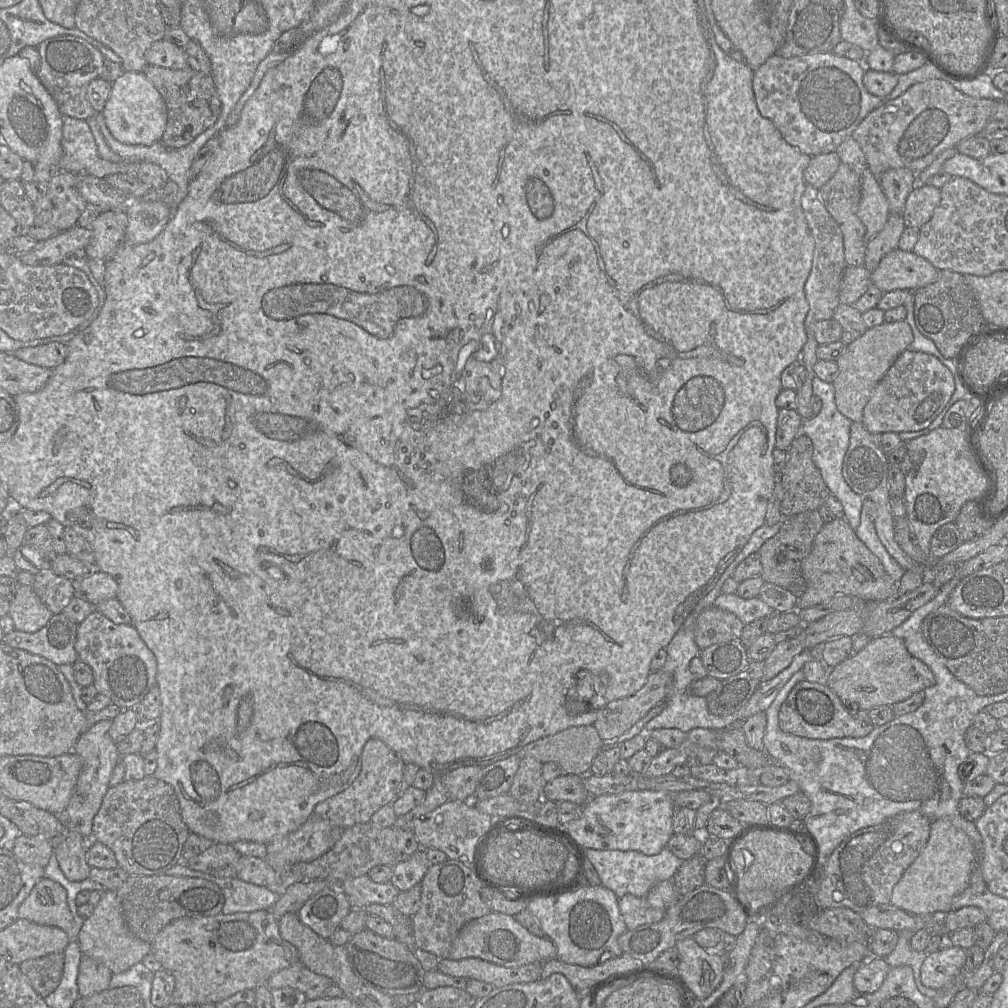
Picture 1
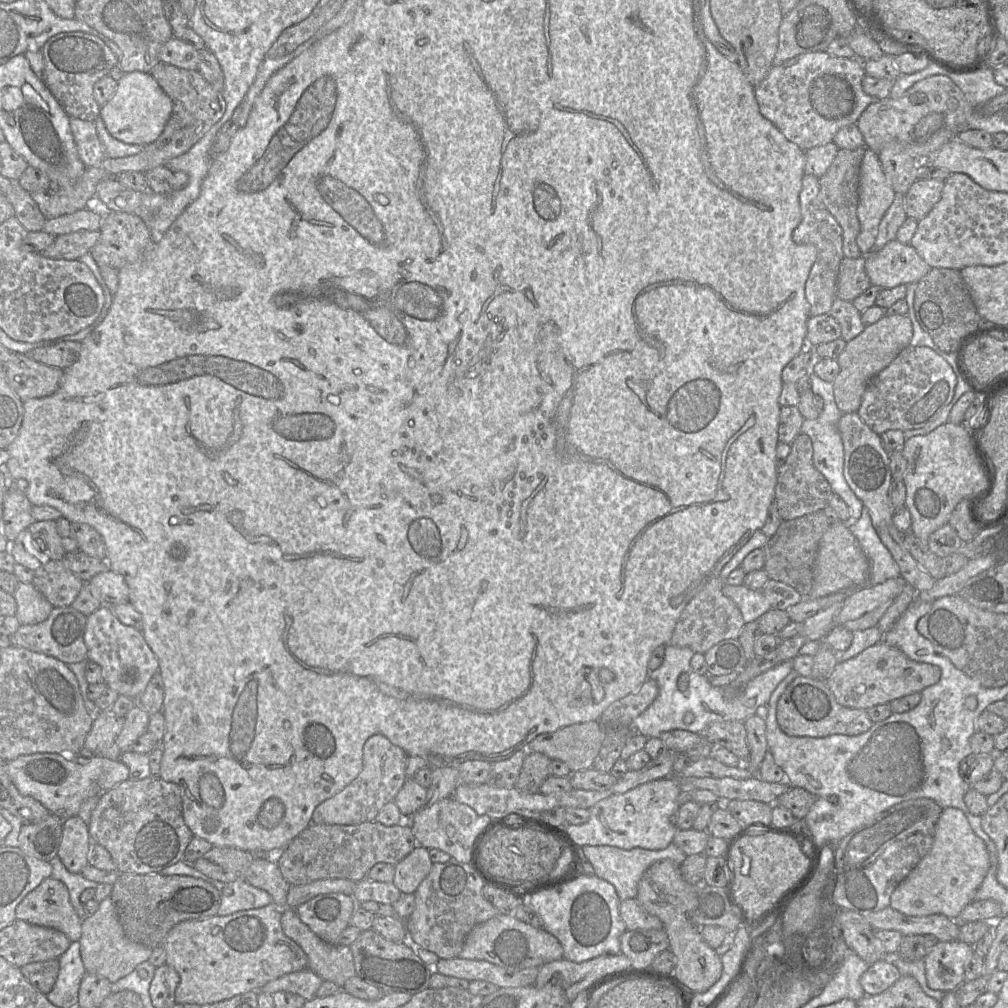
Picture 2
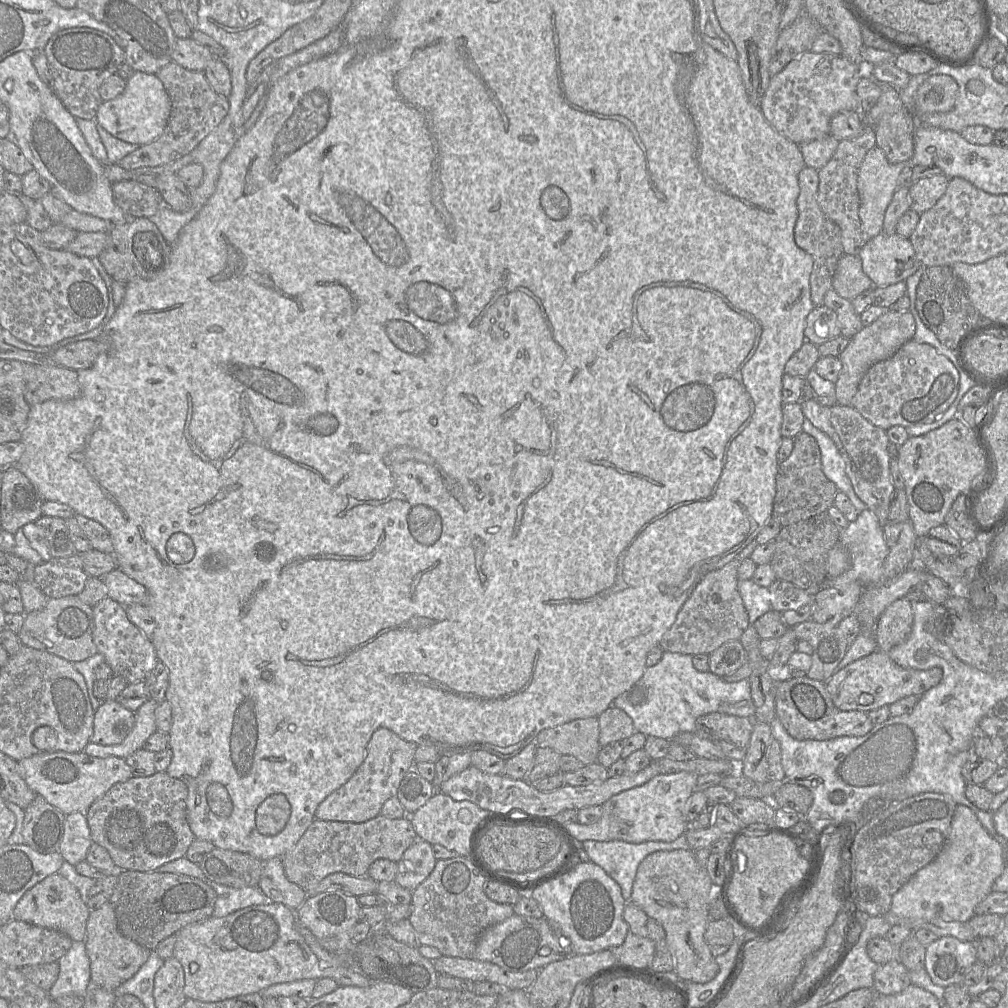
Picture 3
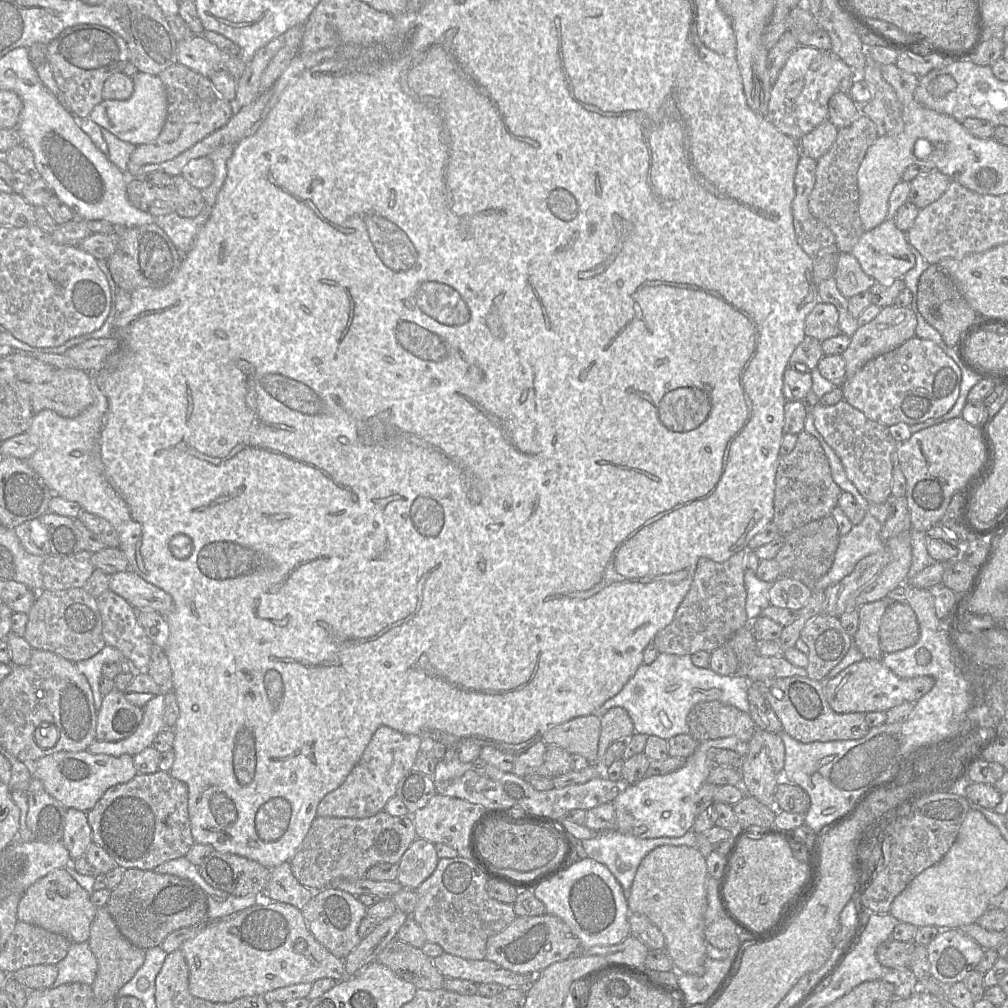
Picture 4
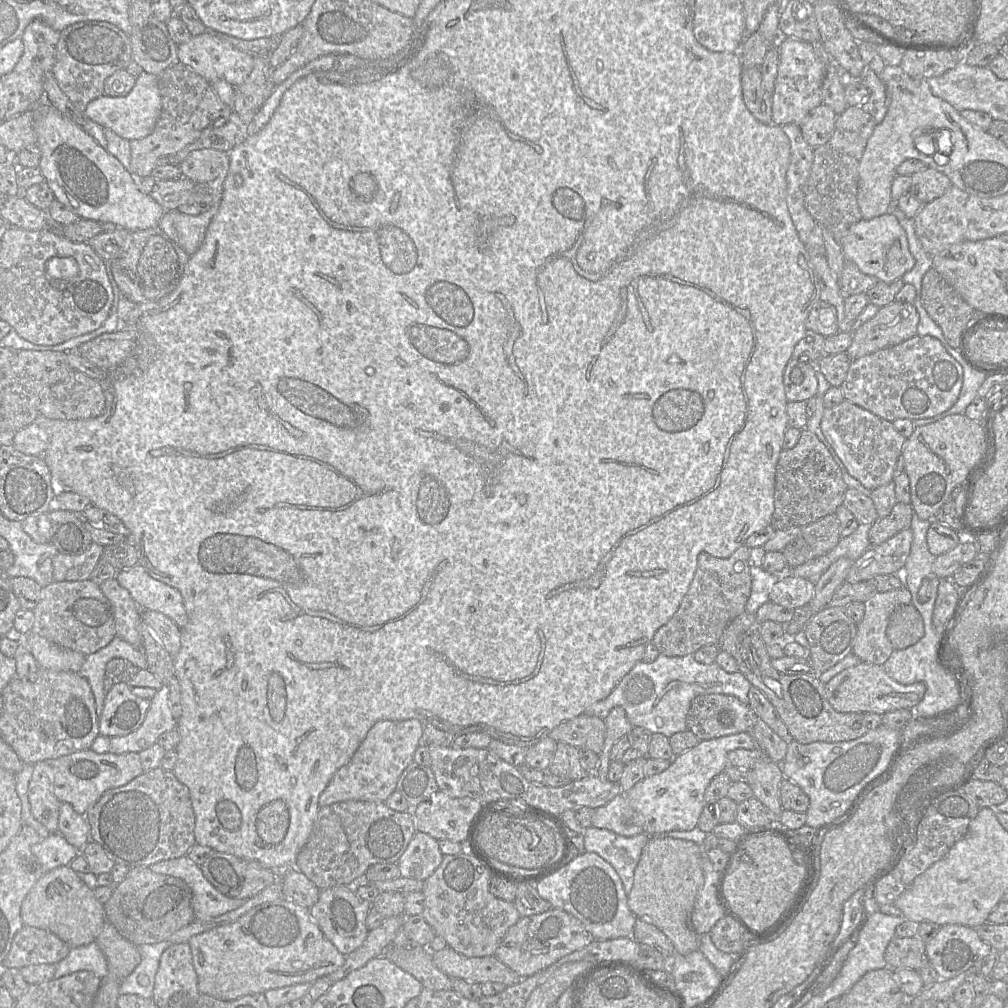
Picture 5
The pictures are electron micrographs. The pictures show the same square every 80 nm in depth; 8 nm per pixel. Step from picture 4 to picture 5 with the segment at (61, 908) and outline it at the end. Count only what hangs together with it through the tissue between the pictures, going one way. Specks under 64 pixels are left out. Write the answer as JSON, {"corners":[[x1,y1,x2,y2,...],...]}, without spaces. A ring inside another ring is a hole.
{"corners":[[69,865,54,868,37,880,22,901,21,919,24,925,54,933,70,948,95,942,106,922,104,905]]}

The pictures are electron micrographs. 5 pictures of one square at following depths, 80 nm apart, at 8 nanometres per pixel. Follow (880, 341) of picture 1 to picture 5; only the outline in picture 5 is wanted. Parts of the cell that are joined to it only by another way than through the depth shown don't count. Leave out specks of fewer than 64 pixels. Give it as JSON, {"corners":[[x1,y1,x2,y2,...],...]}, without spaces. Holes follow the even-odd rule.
{"corners":[[893,301,883,307,857,330,846,350,850,360,897,345,917,335,919,315,913,304]]}

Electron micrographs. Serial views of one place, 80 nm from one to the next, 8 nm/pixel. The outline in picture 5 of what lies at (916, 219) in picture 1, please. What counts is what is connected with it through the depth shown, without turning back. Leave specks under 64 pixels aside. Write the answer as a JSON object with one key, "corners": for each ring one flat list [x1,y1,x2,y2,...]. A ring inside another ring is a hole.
{"corners":[[926,167,911,175,909,192,922,204,928,204,941,197,951,185,951,180,945,174]]}

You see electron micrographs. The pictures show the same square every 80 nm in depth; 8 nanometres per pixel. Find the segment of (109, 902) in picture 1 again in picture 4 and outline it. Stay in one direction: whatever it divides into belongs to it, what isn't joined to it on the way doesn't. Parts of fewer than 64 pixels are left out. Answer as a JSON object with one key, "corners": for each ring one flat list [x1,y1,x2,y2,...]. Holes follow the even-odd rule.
{"corners":[[106,907,97,908,90,926,89,947,95,956,98,969,91,985,94,1000,106,1002,117,999,118,991,129,982,145,961,145,950,132,945,119,932]]}

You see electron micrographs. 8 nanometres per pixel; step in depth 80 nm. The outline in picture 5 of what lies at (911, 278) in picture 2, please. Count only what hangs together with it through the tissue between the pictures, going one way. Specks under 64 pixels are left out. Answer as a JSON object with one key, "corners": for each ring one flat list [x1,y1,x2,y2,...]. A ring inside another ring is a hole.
{"corners":[[890,213,868,220,861,219,849,228,839,244,846,260,853,262,862,273,875,276,886,283,901,279,915,265,906,232,898,219]]}

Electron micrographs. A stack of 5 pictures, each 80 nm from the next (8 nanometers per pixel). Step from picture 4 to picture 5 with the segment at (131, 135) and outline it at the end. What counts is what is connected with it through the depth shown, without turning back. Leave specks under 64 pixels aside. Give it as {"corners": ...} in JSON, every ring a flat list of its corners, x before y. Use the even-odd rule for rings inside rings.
{"corners":[[142,72,136,77,132,90,125,96,102,95,90,101,84,114,86,118,100,124,103,128,112,129,117,135,127,140,144,138,149,135,161,112,161,96,158,76]]}

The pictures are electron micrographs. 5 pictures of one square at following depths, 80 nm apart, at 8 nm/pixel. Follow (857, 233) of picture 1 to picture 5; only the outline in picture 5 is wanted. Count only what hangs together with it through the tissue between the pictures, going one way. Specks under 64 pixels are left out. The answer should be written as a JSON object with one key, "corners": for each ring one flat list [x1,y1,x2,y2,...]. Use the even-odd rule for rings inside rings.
{"corners":[[848,106,837,116,831,138,813,149,814,159,804,197,805,207,838,243,849,228,862,219,857,201,859,164,875,126,874,118,860,106]]}

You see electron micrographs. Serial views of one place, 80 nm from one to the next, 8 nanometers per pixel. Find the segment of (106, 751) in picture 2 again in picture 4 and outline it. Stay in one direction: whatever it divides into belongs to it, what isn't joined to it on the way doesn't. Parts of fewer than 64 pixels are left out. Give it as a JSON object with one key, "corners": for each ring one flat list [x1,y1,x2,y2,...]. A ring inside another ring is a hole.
{"corners":[[114,689,103,697,101,708,97,713,96,740,118,741,132,735,143,718,143,708,130,703,123,692]]}

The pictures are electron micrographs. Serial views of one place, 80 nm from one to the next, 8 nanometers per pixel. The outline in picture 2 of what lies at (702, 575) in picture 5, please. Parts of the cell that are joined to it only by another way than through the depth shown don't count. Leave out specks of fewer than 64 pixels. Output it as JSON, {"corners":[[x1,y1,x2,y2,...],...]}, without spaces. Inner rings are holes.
{"corners":[[712,578,686,605,675,626,668,644,687,647,698,653,705,653,714,645,726,639,738,639,745,625,738,606,723,594,726,581]]}

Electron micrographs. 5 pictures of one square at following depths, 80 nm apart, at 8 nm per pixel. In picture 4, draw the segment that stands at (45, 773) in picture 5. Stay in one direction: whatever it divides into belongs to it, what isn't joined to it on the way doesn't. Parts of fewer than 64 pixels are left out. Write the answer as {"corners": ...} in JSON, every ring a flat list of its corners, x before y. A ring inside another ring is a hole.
{"corners":[[32,777,26,792,26,825,32,839,42,842,62,841,66,808,52,797,40,779]]}

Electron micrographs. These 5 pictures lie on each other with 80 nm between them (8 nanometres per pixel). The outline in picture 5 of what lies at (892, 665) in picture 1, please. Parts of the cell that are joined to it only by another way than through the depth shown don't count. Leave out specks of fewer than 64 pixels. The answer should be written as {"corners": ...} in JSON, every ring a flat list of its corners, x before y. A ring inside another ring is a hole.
{"corners":[[861,662,844,669,825,684,826,697,831,706,842,713,876,713,884,715,899,709,913,709,924,697,926,685,916,682,903,685,891,678,883,666]]}

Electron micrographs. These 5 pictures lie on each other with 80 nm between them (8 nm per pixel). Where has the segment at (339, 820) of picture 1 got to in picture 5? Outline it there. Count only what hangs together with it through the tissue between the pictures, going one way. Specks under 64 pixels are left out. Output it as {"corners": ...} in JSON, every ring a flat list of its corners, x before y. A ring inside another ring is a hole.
{"corners":[[418,719,380,720,368,731,350,761,339,768,319,796,324,807,347,800,383,801,396,790,405,768,414,761,414,753,422,743,424,724]]}

